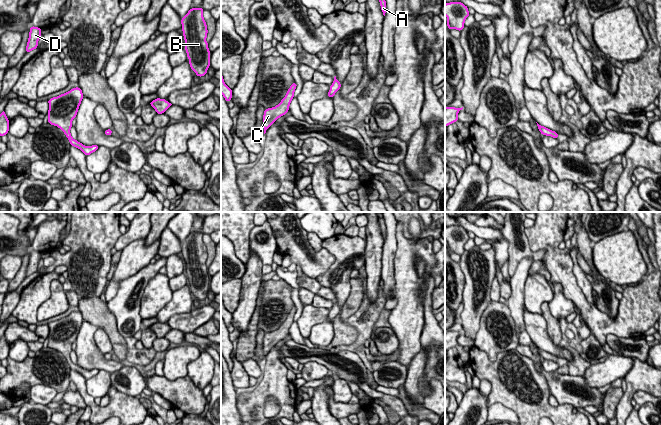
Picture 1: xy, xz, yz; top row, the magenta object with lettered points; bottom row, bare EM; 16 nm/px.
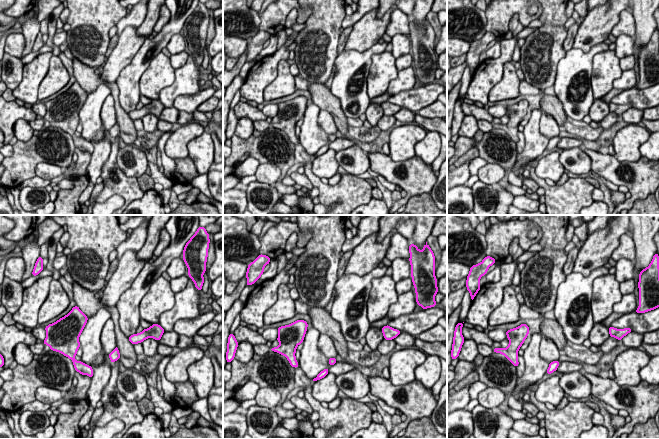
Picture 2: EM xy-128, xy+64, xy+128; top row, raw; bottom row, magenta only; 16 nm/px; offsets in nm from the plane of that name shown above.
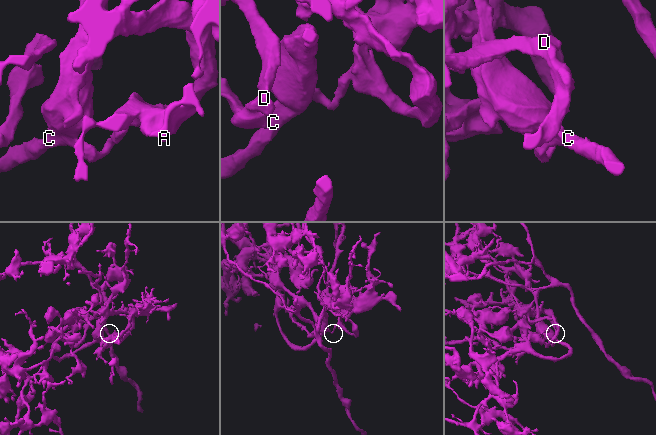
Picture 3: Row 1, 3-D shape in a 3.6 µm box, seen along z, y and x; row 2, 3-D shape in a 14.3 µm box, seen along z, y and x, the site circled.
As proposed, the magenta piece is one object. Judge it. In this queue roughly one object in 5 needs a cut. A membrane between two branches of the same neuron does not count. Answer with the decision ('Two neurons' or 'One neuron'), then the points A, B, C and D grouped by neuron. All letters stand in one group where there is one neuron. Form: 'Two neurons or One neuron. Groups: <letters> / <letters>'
One neuron. Groups: A B C D

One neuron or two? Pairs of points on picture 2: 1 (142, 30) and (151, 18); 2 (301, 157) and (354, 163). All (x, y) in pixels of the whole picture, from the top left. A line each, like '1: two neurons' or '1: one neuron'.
1: one neuron
2: two neurons

